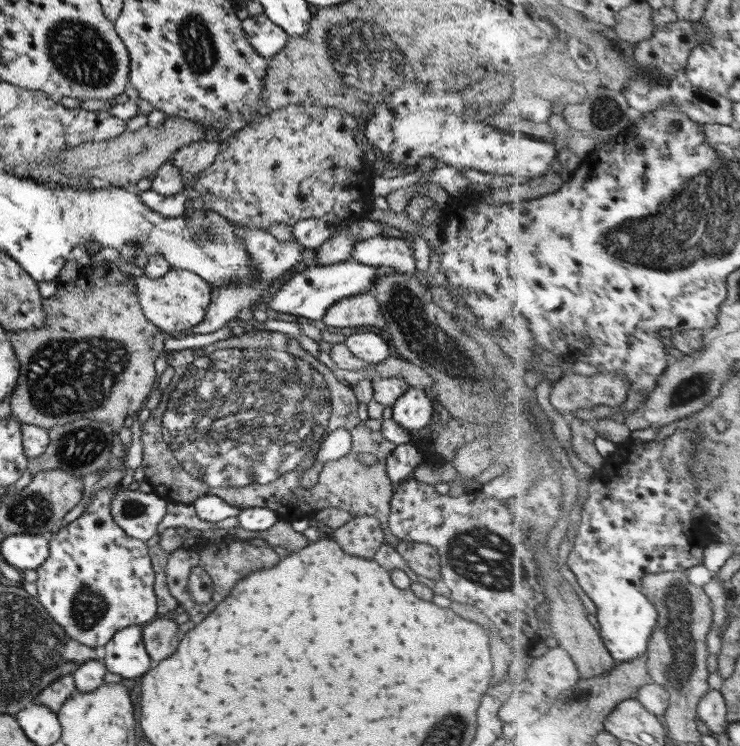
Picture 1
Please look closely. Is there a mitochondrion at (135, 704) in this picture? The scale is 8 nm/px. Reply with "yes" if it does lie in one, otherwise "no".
no

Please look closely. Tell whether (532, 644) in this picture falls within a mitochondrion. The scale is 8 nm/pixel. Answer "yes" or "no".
no

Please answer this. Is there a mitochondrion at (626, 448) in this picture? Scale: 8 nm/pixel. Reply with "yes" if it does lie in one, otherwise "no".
no

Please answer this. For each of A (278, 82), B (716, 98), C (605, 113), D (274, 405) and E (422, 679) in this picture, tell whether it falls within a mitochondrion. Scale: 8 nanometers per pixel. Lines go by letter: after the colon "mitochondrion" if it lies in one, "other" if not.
A: other
B: other
C: mitochondrion
D: mitochondrion
E: other

